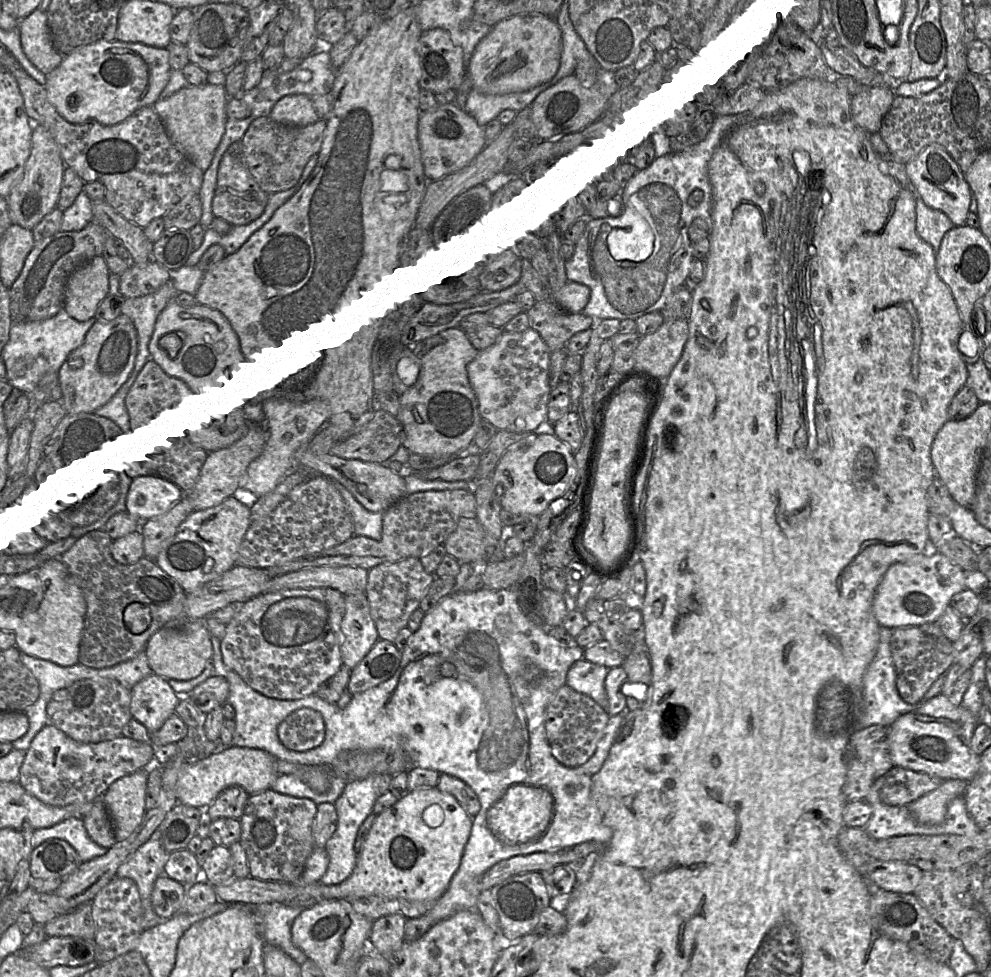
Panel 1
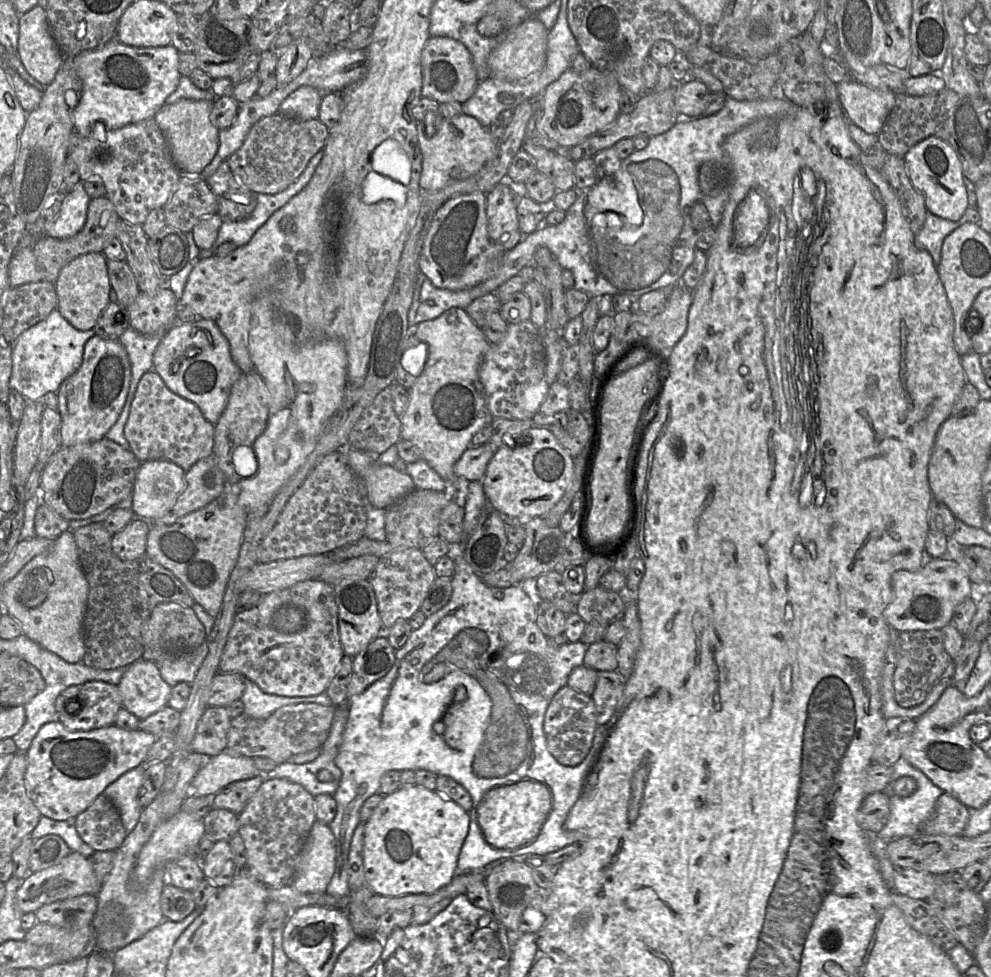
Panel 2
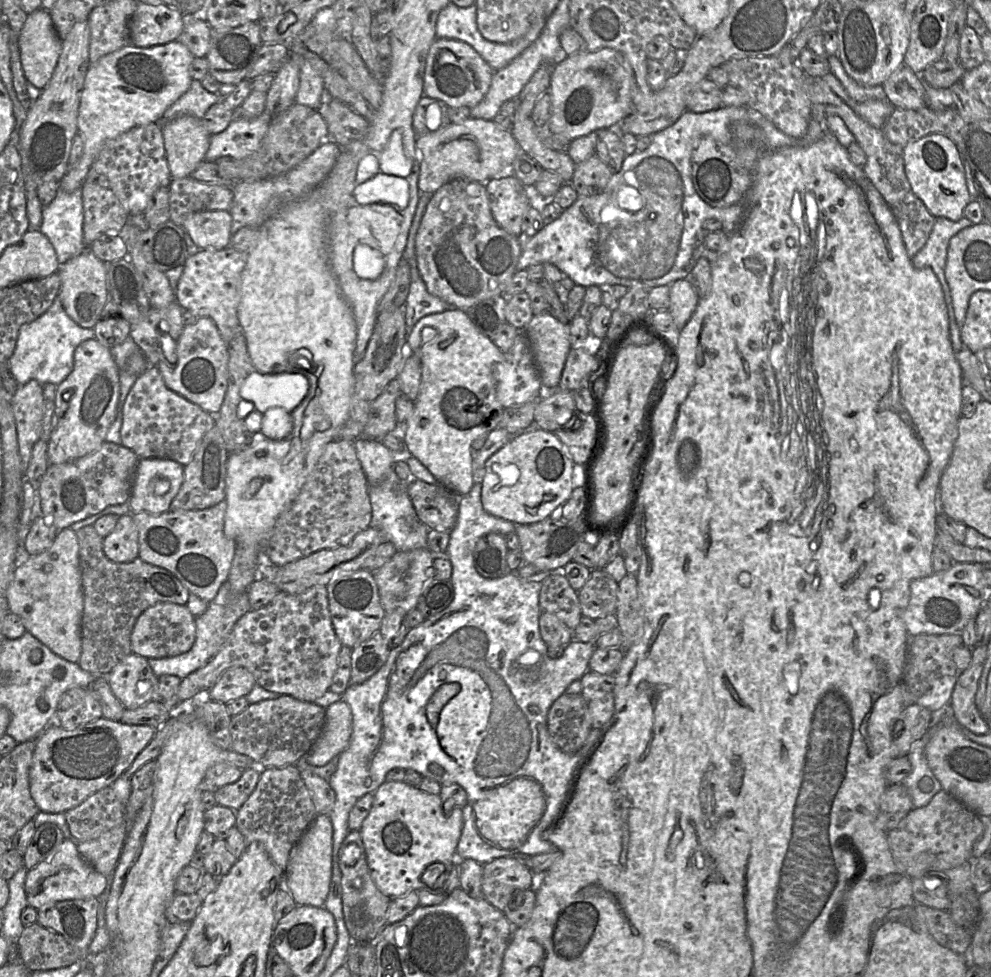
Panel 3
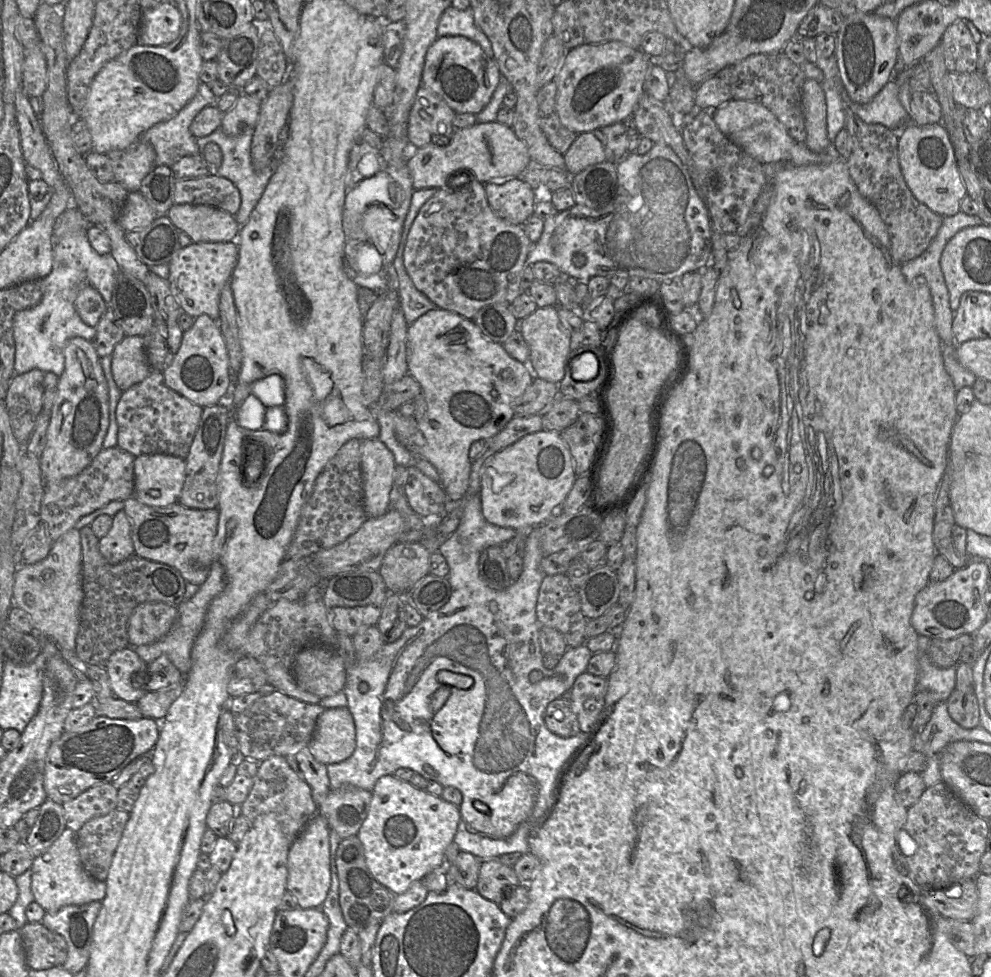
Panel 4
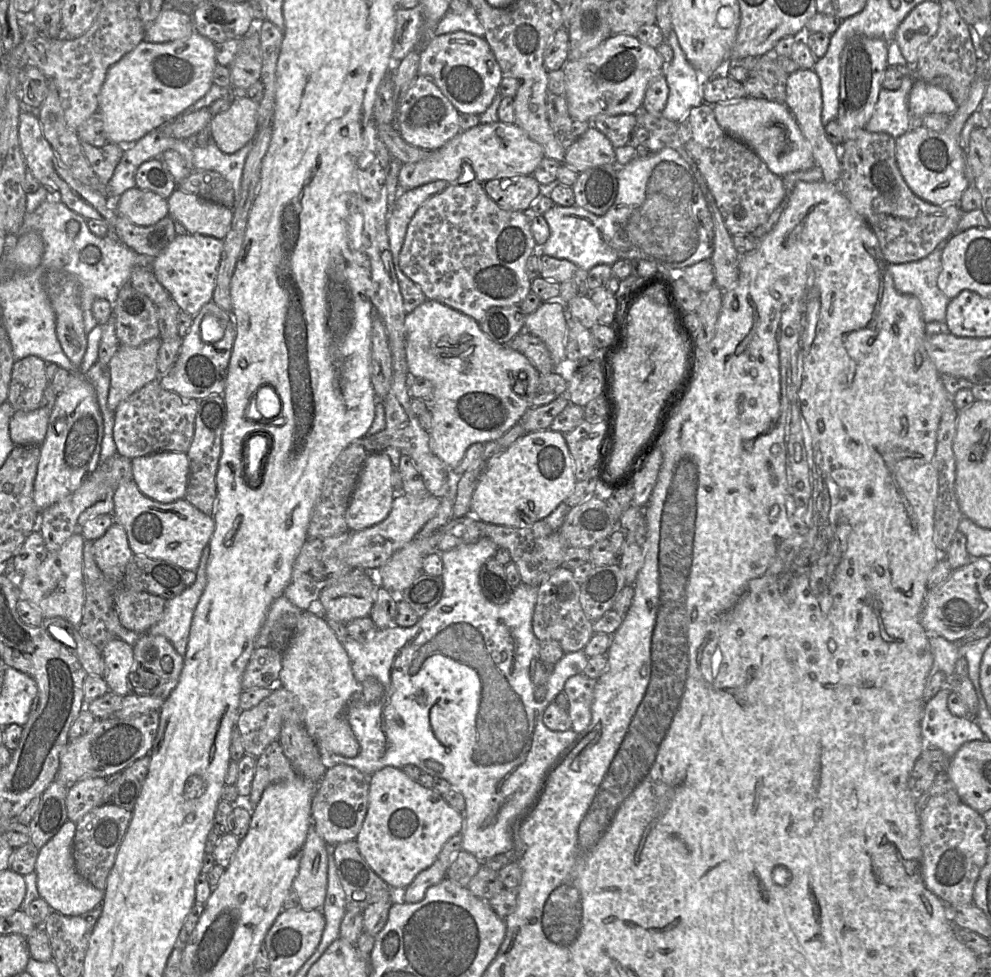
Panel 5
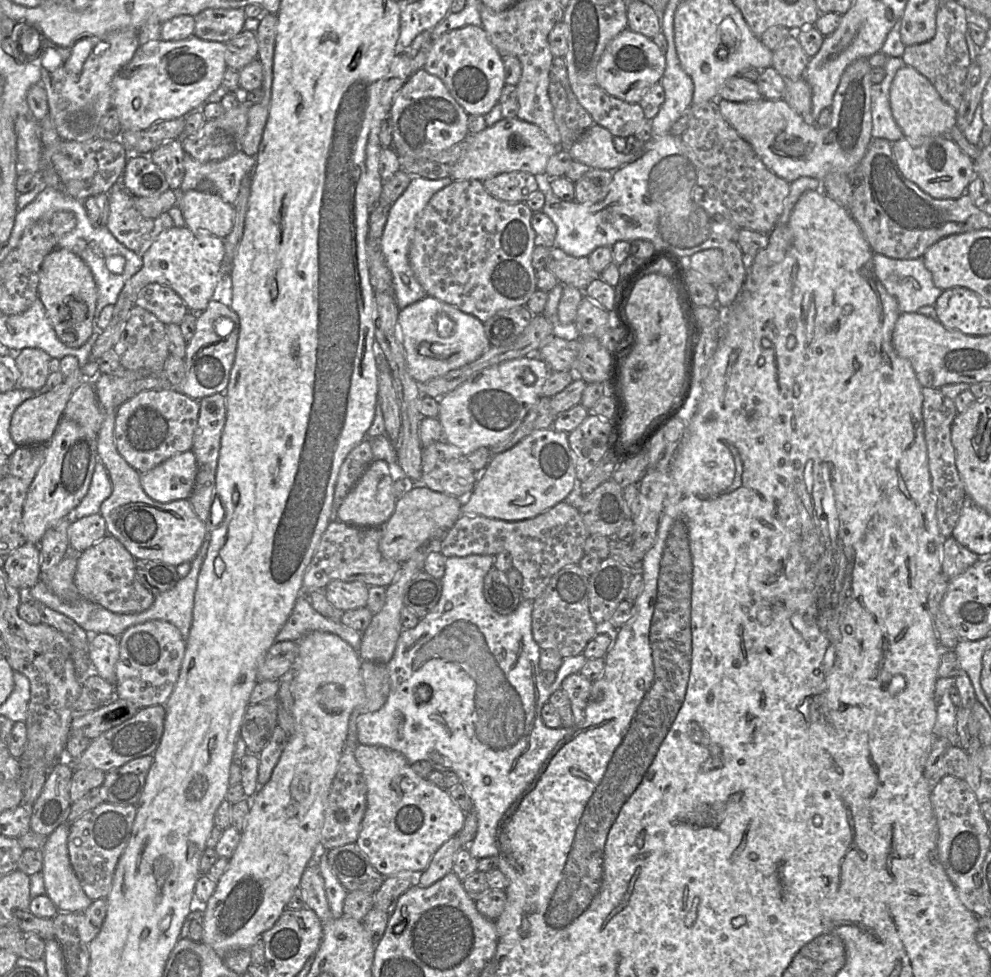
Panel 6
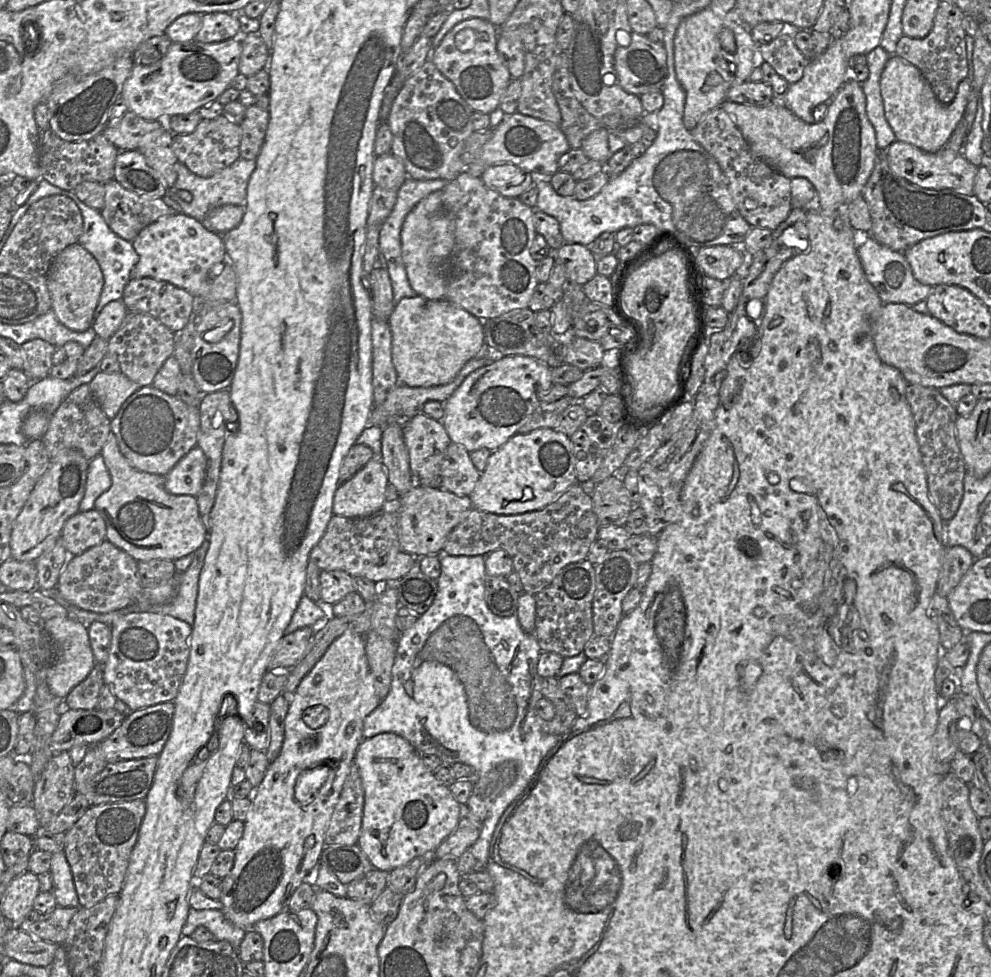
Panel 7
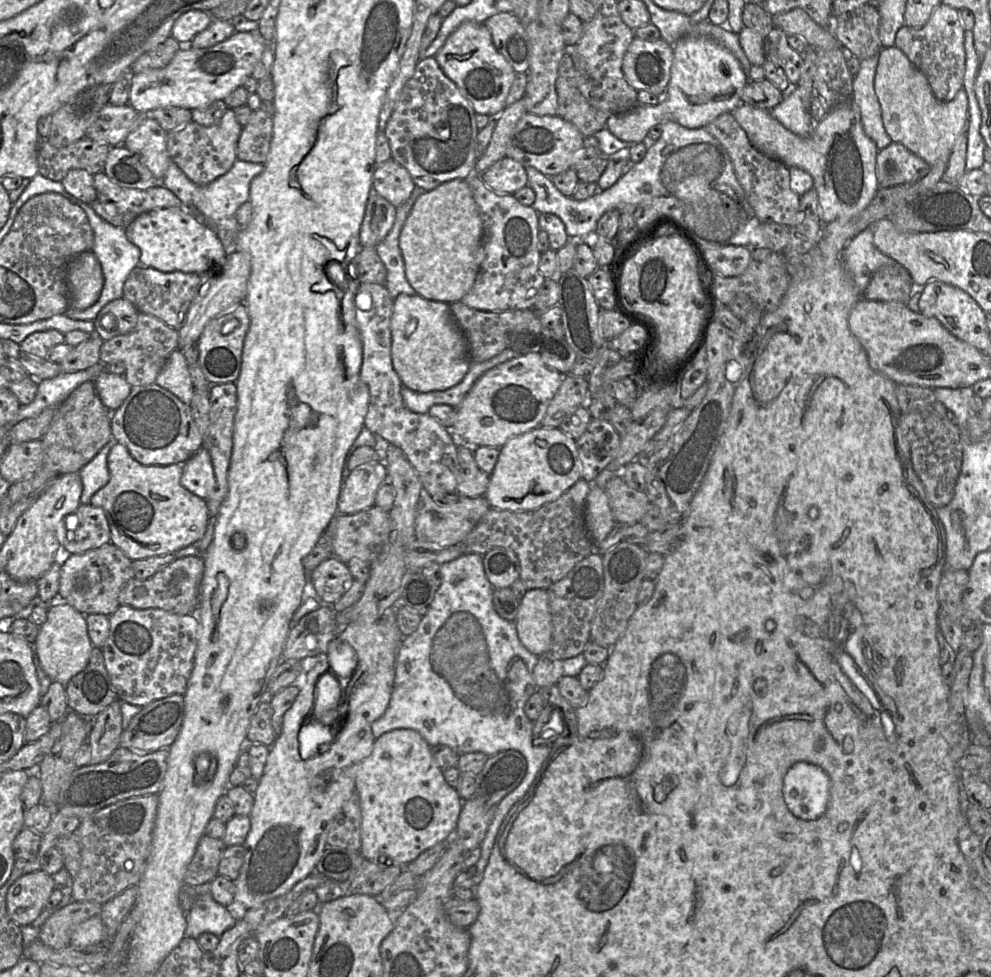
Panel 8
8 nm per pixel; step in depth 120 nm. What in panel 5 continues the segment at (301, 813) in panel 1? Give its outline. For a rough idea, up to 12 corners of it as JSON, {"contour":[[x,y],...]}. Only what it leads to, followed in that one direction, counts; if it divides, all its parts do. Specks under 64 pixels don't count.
{"contour":[[279,740],[257,757],[249,802],[255,807],[271,784],[296,771]]}

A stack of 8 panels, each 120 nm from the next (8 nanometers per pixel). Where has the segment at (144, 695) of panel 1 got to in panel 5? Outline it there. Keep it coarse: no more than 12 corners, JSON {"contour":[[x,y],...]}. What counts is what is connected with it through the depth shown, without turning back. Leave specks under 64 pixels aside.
{"contour":[[116,638],[101,655],[109,690],[133,693],[128,681],[133,646]]}

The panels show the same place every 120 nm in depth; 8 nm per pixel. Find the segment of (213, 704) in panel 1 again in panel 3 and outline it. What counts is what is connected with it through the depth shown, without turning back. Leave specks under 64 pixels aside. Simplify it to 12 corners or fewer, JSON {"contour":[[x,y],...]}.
{"contour":[[226,670],[204,695],[228,704],[246,697],[256,680],[249,670]]}

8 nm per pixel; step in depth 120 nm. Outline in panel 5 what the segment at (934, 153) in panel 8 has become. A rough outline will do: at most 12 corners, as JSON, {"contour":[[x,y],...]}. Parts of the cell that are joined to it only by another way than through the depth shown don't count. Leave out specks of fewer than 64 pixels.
{"contour":[[916,79],[909,118],[921,125],[930,113],[952,115],[958,105],[938,86]]}

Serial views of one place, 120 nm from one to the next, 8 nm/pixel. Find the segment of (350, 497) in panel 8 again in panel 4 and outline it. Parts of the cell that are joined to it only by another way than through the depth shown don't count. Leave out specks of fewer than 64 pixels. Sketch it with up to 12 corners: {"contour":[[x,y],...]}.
{"contour":[[379,439],[361,441],[367,518],[391,507],[395,459]]}

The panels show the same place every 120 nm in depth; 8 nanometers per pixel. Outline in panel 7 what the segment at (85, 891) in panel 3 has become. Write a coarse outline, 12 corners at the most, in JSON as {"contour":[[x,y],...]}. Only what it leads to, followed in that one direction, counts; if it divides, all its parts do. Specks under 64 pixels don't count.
{"contour":[[64,850],[51,853],[52,892],[61,907],[80,907]]}

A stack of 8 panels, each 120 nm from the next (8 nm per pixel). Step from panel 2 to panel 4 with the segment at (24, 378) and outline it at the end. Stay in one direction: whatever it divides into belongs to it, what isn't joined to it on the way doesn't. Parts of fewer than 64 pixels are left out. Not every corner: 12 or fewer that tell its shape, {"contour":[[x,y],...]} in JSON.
{"contour":[[87,234],[55,238],[43,296],[13,317],[15,375],[60,377],[66,342],[93,341],[74,302],[108,305],[120,270]]}

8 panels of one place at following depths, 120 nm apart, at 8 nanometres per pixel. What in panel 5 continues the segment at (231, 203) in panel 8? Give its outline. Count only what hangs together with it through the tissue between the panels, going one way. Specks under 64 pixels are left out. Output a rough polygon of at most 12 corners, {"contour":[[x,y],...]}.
{"contour":[[196,135],[184,140],[193,152],[193,171],[220,173],[232,186],[234,206],[251,143],[227,154]]}

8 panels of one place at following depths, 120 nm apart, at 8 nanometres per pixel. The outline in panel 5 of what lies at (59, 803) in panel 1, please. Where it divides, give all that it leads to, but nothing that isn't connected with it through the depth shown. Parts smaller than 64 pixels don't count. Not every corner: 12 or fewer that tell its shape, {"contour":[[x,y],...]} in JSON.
{"contour":[[160,712],[100,718],[69,740],[55,779],[107,778],[150,754]]}

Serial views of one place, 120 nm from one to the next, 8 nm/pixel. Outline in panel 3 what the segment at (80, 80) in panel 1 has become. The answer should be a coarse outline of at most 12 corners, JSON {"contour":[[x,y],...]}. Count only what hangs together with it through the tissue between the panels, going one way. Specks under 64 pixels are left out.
{"contour":[[179,40],[127,44],[90,64],[59,182],[81,188],[104,144],[159,123],[190,88]]}

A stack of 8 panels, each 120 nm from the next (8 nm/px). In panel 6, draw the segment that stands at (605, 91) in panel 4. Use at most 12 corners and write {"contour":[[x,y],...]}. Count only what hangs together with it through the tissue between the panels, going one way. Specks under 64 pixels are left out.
{"contour":[[625,29],[597,65],[599,86],[637,104],[660,82],[665,53]]}

